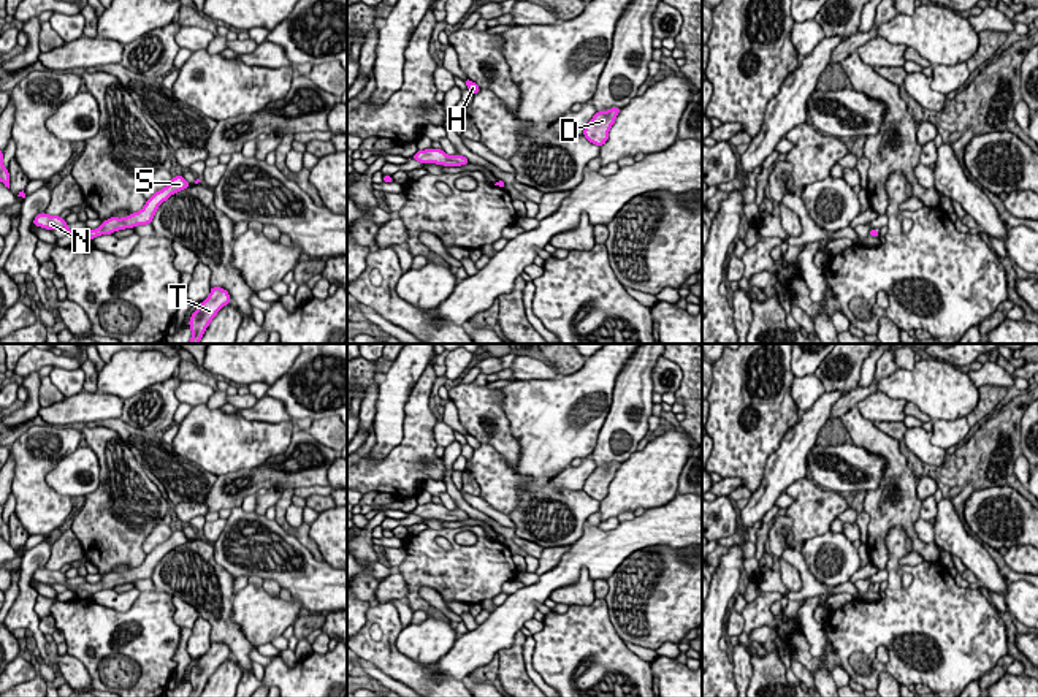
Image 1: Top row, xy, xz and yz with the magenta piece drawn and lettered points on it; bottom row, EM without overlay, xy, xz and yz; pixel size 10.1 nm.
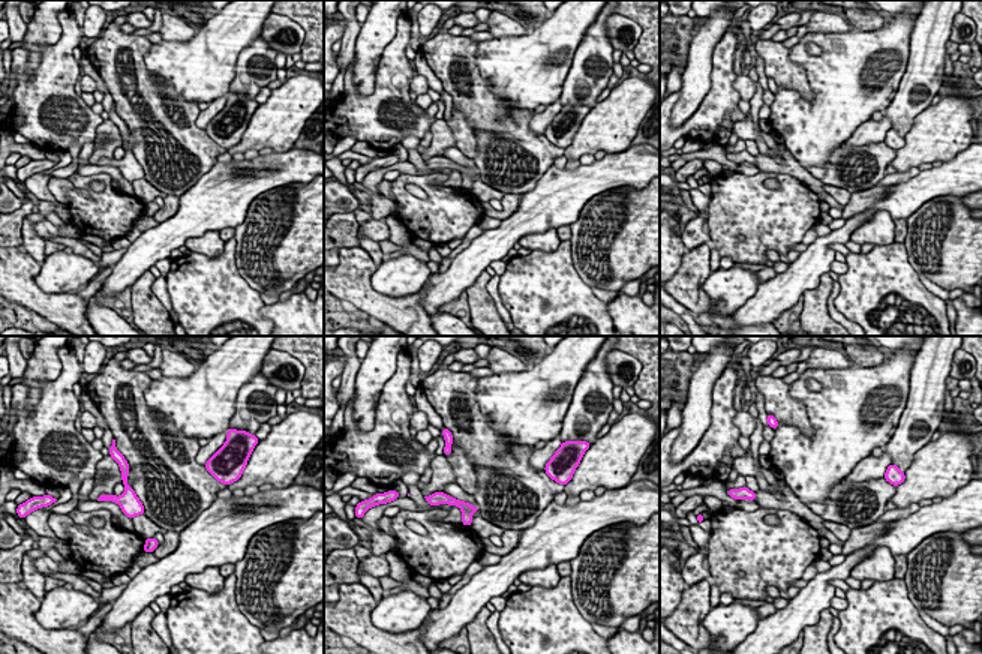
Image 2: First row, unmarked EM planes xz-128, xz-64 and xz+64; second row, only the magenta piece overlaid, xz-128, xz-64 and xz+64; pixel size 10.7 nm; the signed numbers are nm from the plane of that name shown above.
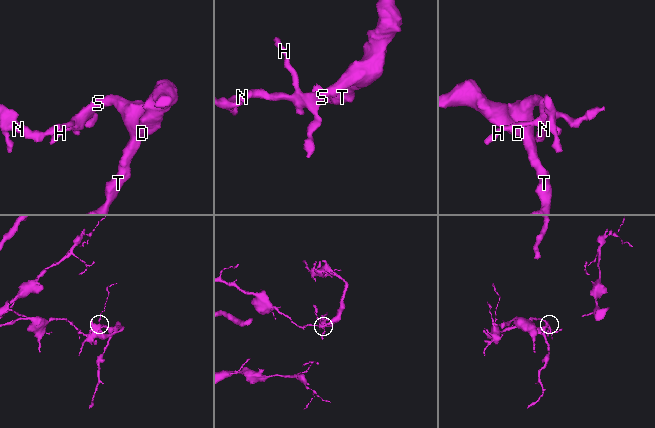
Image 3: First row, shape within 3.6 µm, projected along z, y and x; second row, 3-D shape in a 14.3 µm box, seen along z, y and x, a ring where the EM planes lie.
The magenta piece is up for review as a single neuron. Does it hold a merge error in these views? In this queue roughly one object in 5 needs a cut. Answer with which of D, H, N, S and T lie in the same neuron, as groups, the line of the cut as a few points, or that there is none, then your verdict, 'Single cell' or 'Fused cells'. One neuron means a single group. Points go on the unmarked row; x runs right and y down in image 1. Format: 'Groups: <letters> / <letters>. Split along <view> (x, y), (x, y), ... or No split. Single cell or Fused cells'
Groups: D H N S T. No split. Single cell

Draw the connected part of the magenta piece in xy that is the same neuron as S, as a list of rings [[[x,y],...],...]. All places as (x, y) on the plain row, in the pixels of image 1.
[[[174,531],[171,537],[163,542],[162,545],[155,547],[149,554],[146,554],[146,559],[141,566],[133,567],[127,572],[117,573],[117,572],[109,572],[105,575],[97,585],[79,585],[73,586],[67,581],[65,573],[60,570],[48,570],[46,567],[38,569],[33,573],[35,581],[41,581],[46,585],[63,585],[67,589],[73,591],[74,594],[78,591],[86,591],[89,596],[100,589],[113,589],[117,585],[125,585],[125,583],[133,583],[136,580],[147,580],[152,578],[152,573],[155,570],[155,566],[158,561],[166,556],[171,550],[190,542],[190,539],[184,534],[184,531]]]

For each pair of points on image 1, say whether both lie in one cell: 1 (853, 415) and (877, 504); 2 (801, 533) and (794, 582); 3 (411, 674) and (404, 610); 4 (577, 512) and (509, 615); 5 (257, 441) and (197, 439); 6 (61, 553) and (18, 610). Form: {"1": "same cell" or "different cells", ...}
{"1": "same cell", "2": "different cells", "3": "different cells", "4": "different cells", "5": "same cell", "6": "different cells"}

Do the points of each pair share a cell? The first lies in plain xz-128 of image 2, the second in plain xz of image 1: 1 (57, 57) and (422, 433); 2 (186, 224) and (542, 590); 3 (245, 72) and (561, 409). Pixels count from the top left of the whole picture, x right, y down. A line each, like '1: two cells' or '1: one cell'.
1: one cell
2: one cell
3: two cells

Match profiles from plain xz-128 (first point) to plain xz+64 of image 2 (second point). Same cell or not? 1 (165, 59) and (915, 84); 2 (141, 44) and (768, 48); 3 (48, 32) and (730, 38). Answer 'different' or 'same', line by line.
1: different
2: same
3: different

